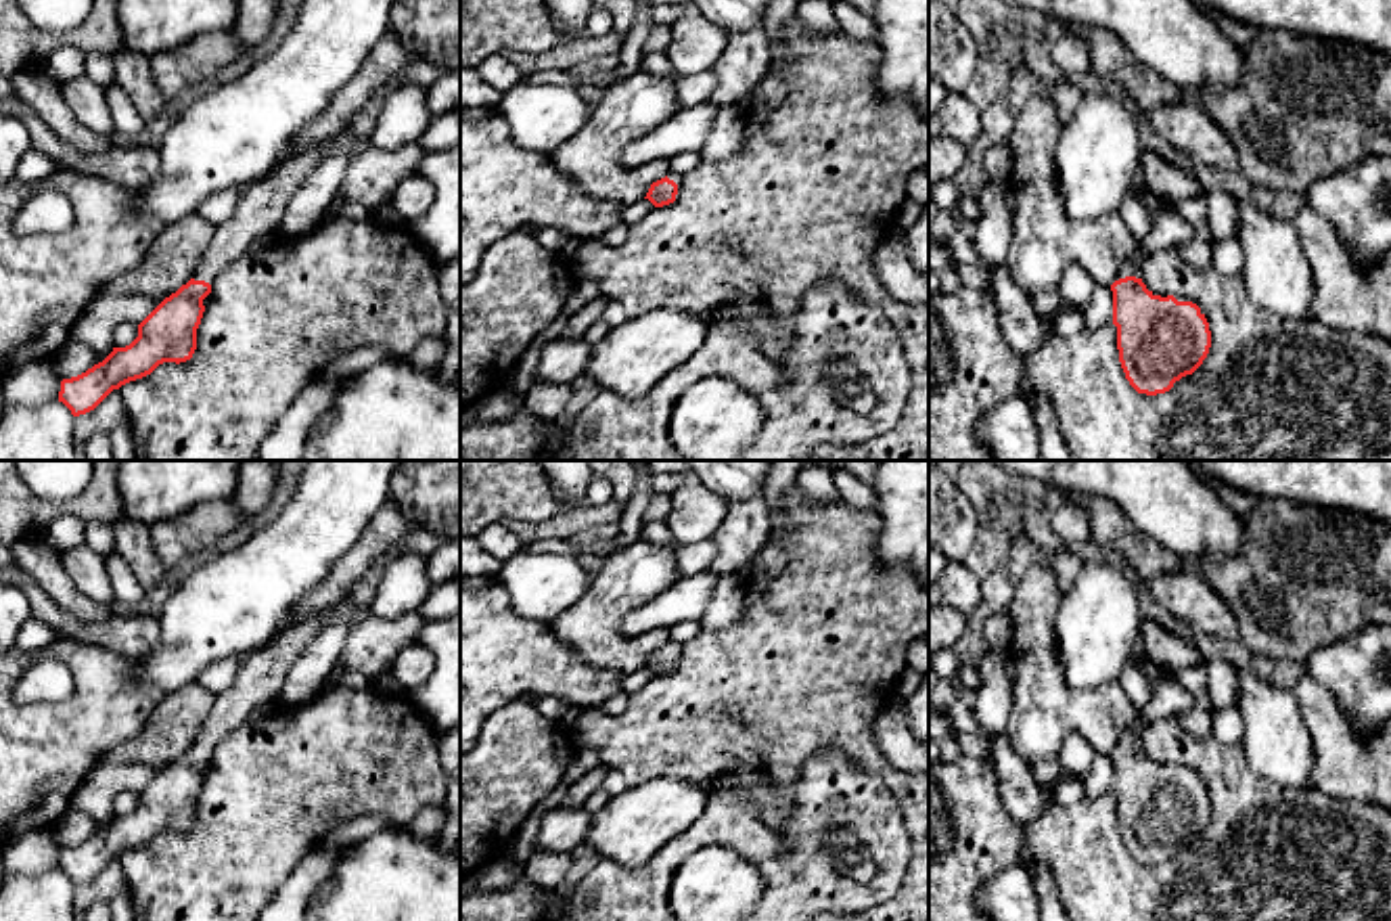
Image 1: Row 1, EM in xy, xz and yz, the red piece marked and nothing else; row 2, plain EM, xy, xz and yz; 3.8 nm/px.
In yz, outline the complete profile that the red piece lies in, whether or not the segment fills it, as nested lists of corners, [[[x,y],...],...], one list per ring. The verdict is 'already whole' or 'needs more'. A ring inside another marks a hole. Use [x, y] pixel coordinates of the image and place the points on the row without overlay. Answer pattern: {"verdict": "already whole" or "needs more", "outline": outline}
{"verdict": "needs more", "outline": [[[1138,718],[1119,735],[1111,754],[1113,793],[1125,848],[1138,862],[1157,864],[1203,833],[1211,800],[1196,772],[1146,758],[1144,731]]]}

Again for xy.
{"verdict": "needs more", "outline": [[[347,599],[287,622],[268,647],[243,657],[232,687],[218,695],[195,745],[138,793],[138,806],[130,814],[113,816],[102,831],[63,848],[59,871],[79,885],[94,879],[113,858],[151,844],[159,833],[190,829],[211,751],[247,724],[259,705],[278,701],[291,666],[345,603]]]}

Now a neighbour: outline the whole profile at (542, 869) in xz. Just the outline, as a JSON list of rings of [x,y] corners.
[[[533,854],[523,877],[548,894],[554,892],[571,869],[571,854]]]

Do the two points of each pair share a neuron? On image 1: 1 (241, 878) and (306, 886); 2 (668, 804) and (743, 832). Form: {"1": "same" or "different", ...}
{"1": "different", "2": "different"}

